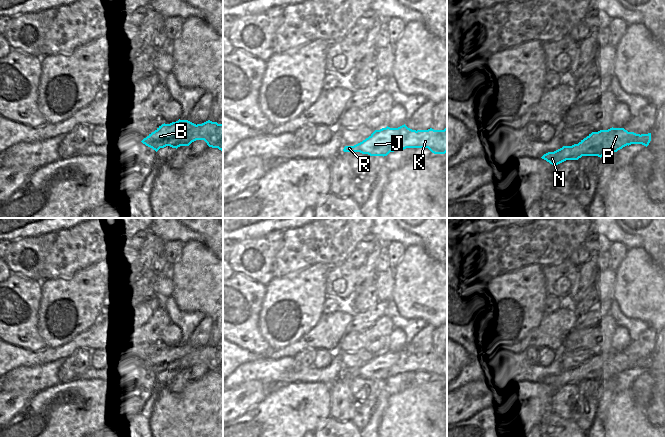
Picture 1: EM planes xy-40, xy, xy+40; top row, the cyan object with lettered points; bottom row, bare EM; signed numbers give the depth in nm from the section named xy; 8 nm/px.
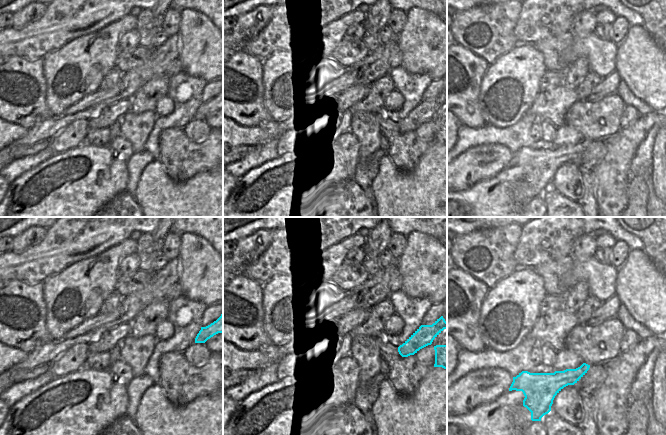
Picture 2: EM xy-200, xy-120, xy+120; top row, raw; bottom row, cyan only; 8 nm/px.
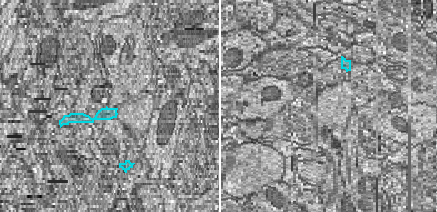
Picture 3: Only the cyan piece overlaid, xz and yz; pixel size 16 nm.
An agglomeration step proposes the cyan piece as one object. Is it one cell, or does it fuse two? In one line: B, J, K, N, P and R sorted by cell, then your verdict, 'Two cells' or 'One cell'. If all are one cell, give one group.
Groups: B J N P R / K. Two cells.

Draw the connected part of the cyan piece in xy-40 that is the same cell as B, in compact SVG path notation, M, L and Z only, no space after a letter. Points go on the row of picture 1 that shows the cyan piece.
M180 119L170 124L164 123L141 142L157 152L160 148L169 146L169 139L172 134L186 134L192 132L195 126L196 124L188 120Z

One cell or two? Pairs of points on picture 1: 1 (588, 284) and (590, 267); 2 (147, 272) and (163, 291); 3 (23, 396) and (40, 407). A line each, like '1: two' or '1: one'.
1: one
2: two
3: two

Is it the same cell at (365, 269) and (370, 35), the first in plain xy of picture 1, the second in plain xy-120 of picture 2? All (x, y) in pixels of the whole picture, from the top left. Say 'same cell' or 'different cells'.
same cell

